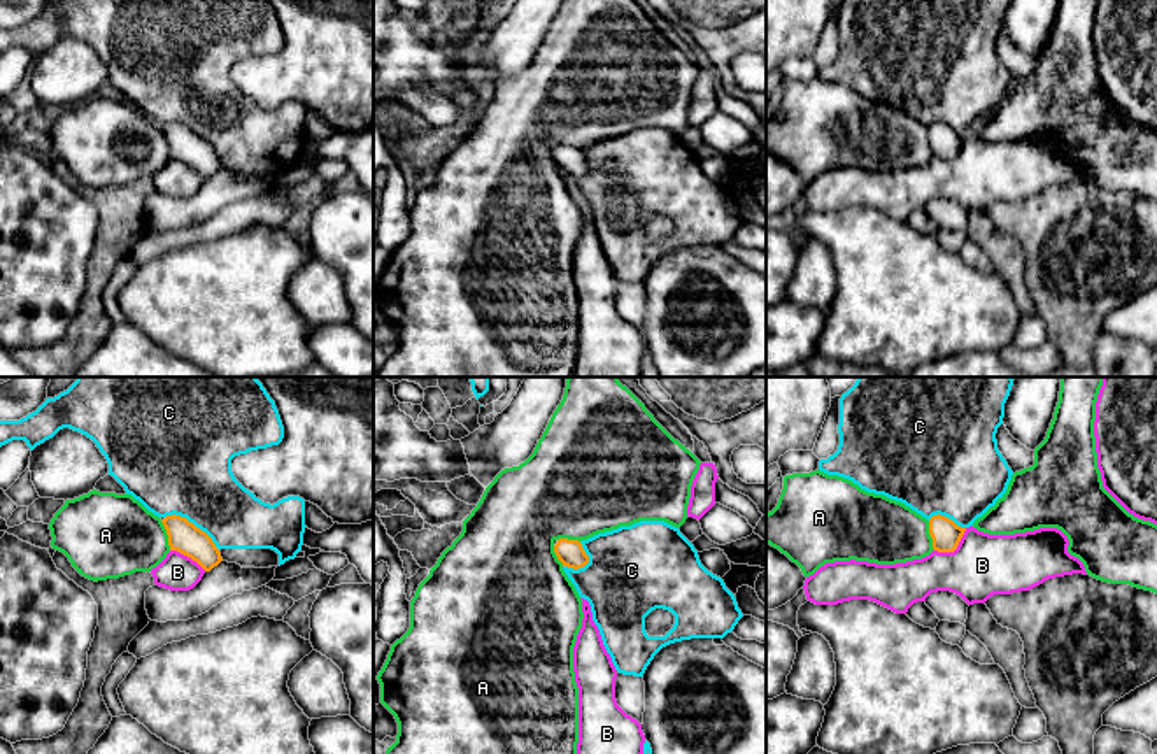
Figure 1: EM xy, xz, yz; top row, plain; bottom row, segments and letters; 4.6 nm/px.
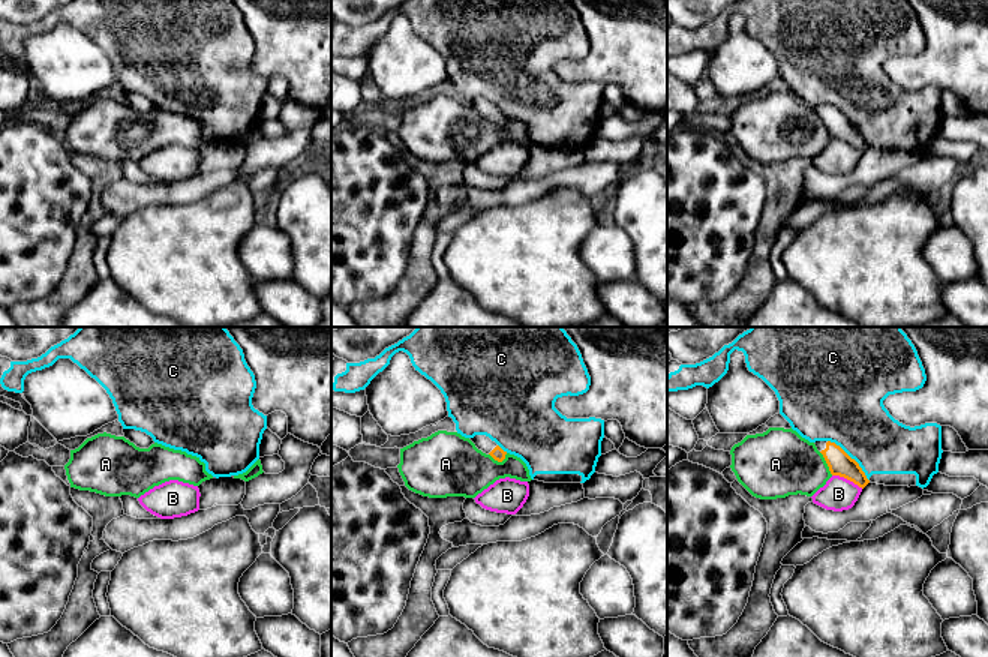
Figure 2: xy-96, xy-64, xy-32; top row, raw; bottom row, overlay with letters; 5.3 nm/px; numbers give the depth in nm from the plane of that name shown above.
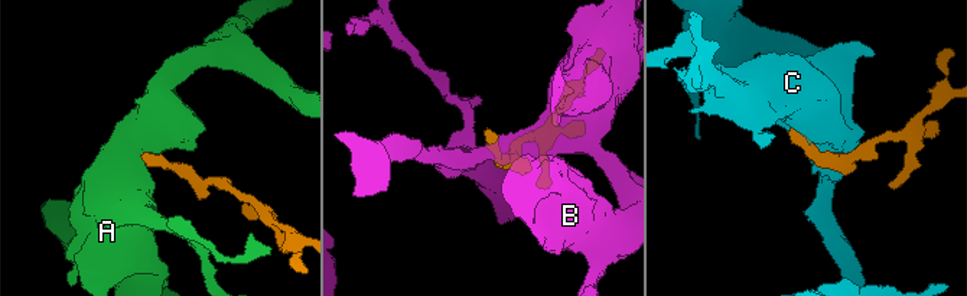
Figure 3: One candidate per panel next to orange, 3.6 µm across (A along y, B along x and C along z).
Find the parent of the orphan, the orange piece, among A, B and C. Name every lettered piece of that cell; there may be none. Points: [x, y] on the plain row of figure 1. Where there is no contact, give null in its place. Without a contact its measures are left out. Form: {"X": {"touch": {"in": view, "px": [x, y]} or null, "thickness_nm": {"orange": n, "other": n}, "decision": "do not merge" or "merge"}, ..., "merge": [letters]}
{"A": {"touch": {"in": "xy", "px": [167, 141]}, "thickness_nm": {"orange": 150, "other": 380}, "decision": "do not merge"}, "B": {"touch": {"in": "yz", "px": [954, 156]}, "thickness_nm": {"orange": 140, "other": 280}, "decision": "do not merge"}, "C": {"touch": {"in": "xy", "px": [191, 130]}, "thickness_nm": {"orange": 150, "other": 420}, "decision": "do not merge"}, "merge": []}

